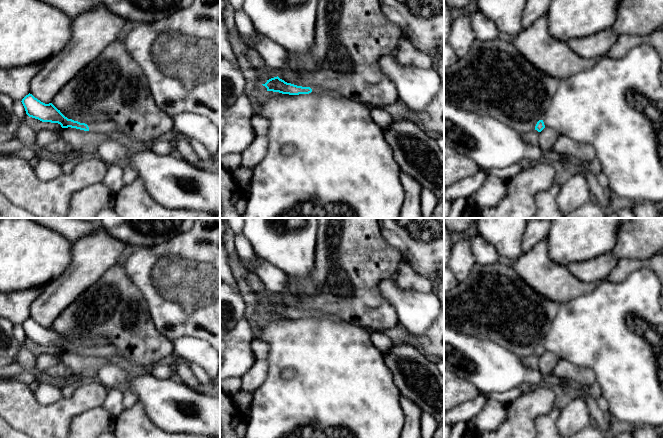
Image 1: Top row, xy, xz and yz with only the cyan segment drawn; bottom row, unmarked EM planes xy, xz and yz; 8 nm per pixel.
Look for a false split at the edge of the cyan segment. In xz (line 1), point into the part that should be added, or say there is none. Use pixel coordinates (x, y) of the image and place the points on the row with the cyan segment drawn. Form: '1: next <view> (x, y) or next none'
1: next xz (315, 90)

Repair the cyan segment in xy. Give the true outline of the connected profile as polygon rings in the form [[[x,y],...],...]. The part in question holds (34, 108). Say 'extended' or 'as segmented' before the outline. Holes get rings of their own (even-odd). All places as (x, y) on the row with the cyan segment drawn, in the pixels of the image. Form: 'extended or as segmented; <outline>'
extended; [[[32,94],[26,95],[22,99],[22,104],[29,117],[42,122],[58,123],[62,128],[76,128],[84,131],[102,132],[118,137],[119,128],[113,121],[103,123],[80,123],[65,117],[52,103],[45,104],[35,98]]]

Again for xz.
extended; [[[278,76],[267,80],[267,82],[262,85],[267,88],[267,91],[279,92],[282,94],[299,95],[299,94],[313,93],[313,94],[325,94],[340,100],[346,99],[336,91],[322,87],[316,87],[316,86],[312,86],[312,87],[297,86],[285,82],[284,80],[280,79]]]

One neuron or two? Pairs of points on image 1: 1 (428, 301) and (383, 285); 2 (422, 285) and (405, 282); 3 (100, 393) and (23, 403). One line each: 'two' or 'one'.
1: one
2: one
3: one

